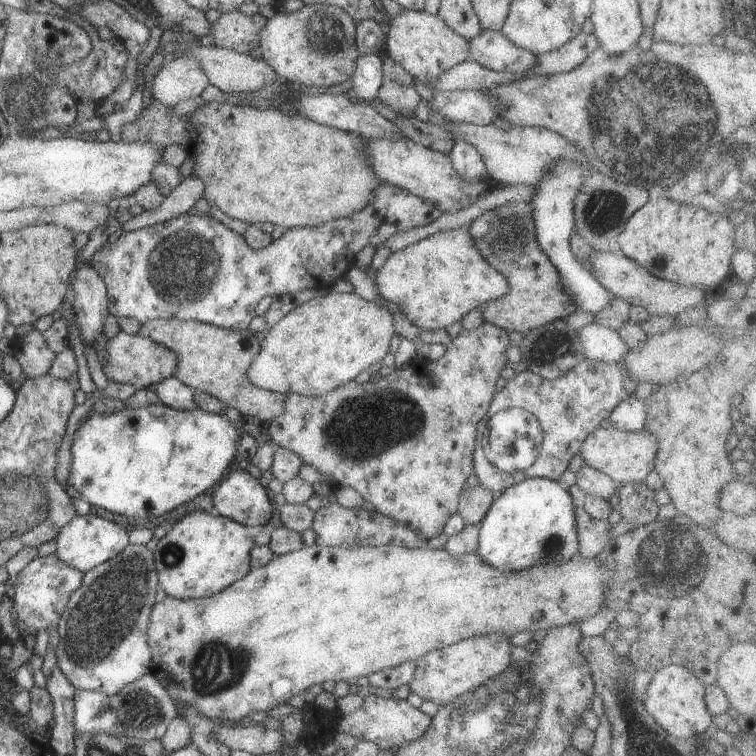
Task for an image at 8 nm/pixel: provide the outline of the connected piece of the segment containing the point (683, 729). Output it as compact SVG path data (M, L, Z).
M670 664L653 672L643 702L655 722L676 738L692 739L710 727L712 717L705 702L705 685L683 665Z

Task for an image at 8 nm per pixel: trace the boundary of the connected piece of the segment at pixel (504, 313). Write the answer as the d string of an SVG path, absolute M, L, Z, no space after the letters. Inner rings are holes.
M509 202L489 210L469 224L469 233L482 258L506 277L510 290L496 300L480 307L484 322L507 331L526 334L553 320L566 318L576 312L576 304L560 284L558 270L540 248L532 218L532 204Z

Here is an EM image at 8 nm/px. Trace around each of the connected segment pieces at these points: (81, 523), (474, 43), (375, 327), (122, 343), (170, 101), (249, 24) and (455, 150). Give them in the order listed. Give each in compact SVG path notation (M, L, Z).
M93 511L86 515L76 514L66 526L62 527L54 541L56 542L56 556L68 566L85 573L118 556L118 553L128 546L129 531L120 524L95 515Z
M481 30L469 41L474 61L498 72L526 72L538 60L537 55L514 46L501 30Z
M331 290L296 306L268 329L258 356L246 370L246 376L254 386L270 392L280 392L284 396L294 393L300 396L322 396L341 384L354 381L360 372L383 360L395 334L392 309L378 306L376 302L366 300L354 292Z
M121 330L106 342L106 362L103 372L111 382L132 384L136 389L150 387L174 377L176 366L178 366L178 355L151 338L138 334L131 335Z
M180 56L163 63L154 77L151 92L156 102L173 107L184 100L196 98L208 84L208 76L198 62Z
M240 9L221 13L211 24L211 34L217 47L250 55L260 44L260 30L266 18L259 13L246 15Z
M455 140L449 152L454 170L468 180L482 180L488 176L486 165L482 156L473 144L466 141Z

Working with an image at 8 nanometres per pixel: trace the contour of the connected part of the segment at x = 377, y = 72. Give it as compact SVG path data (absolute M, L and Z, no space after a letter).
M376 53L359 56L352 76L350 96L358 100L374 100L383 83L383 60Z

